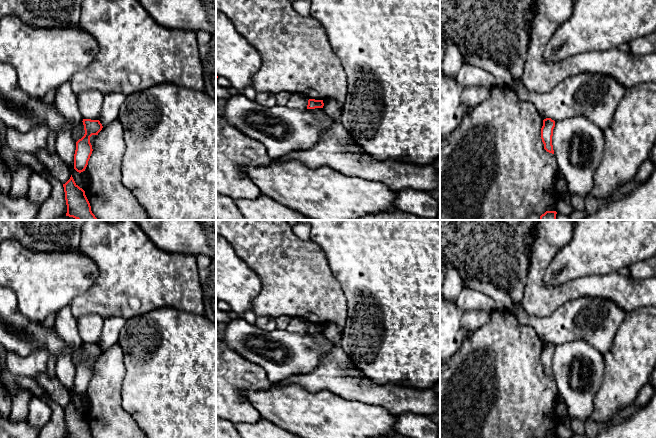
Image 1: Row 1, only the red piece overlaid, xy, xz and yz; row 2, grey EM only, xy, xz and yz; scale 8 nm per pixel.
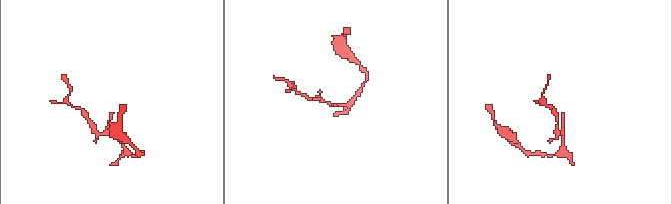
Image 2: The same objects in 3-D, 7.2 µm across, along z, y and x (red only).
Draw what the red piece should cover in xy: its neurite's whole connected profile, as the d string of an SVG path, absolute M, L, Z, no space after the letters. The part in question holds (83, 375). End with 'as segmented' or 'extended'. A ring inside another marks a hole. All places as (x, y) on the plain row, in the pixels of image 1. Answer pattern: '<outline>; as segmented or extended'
M83 343L82 346L85 358L76 366L74 378L74 393L79 397L85 395L93 375L90 361L92 359L98 359L103 352L99 344Z; as segmented

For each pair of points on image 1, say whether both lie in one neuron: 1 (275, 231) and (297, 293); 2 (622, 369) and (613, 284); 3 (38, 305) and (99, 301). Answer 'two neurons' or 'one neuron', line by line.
1: one neuron
2: two neurons
3: two neurons

